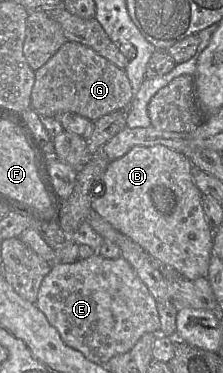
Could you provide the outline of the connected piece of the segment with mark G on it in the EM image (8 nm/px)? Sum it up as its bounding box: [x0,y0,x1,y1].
[30,42,133,121]

